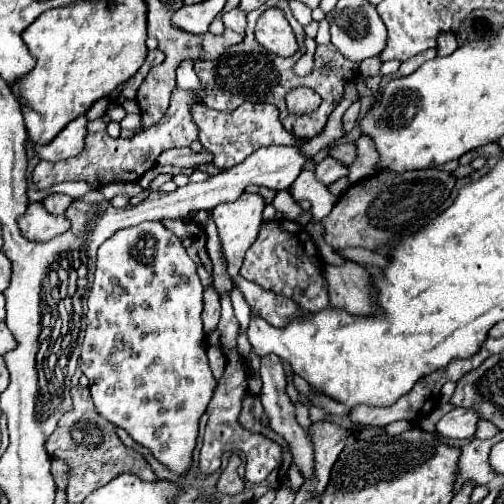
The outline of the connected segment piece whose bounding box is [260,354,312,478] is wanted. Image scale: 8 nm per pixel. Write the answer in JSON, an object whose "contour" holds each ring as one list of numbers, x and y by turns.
{"contour":[[266,354,262,356,262,362,260,362,260,378,262,378,262,392,260,392,260,400,262,400,262,406,264,406,264,412,268,414,268,422,270,422,270,428,274,432,278,432,280,436,284,436,284,440,290,444,292,448,292,454,294,454,294,464,298,464,298,468,302,470,304,478,312,474,312,442,306,438,304,430,300,428,298,420,296,420,296,408,286,392,286,376,284,376,284,370,282,370,282,364,280,364,280,358,276,354]]}

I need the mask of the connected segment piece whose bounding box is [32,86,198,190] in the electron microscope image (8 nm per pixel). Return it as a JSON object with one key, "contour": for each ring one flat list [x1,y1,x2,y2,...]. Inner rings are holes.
{"contour":[[176,86,172,92,170,110,162,118,162,122,158,122,156,126,150,126,150,130,136,132,132,138,112,138,106,130,94,132,94,134,86,136,86,150,82,154,78,154,70,160,56,162,56,164,42,160,32,172,32,180,34,180,36,188,48,190,66,180,86,180,96,188,100,188,108,182,118,182,118,180,136,182,144,172,148,172,152,166,156,166,156,158,162,150,190,146,198,138,198,126,192,120,192,112,190,112,190,108,194,104,198,104,198,100,194,96,196,96,194,90,182,90]]}

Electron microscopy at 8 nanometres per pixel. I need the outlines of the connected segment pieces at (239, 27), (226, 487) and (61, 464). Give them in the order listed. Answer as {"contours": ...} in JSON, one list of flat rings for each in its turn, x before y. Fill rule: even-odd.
{"contours":[[[234,8,232,12,222,16,222,22,226,24,226,28,232,28,234,32,244,32,246,30,246,12,240,8]],[[232,454,216,486,220,494,238,494,240,490,244,490,244,480,238,476,238,466,240,466,240,458,238,454]],[[52,460,52,474,54,474,54,478,56,478,56,482,58,482,58,488,60,490,66,490,66,486,68,486,68,476,70,476,70,470,68,470,68,466,66,466,66,460]]]}

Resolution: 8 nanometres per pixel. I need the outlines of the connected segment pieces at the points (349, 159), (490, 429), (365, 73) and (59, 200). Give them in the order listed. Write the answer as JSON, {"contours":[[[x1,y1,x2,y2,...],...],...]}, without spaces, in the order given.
{"contours":[[[342,142,330,150,330,156,334,156,336,160,340,160,344,164,352,164,358,156,358,148,352,142]],[[488,420,478,422,478,430,476,430,478,438,492,438,496,432,498,432,498,428,492,422,488,422]],[[380,55,362,61,360,64,360,76,369,78,378,75,380,73,382,63]],[[50,194,48,198,44,198,44,208,50,212,50,214,64,214,68,210,68,206,72,204,72,196,68,194]]]}

